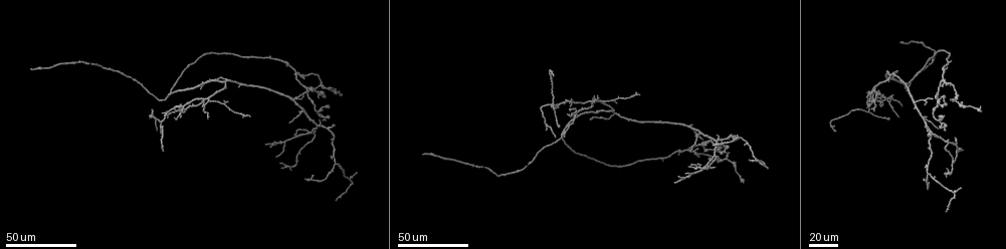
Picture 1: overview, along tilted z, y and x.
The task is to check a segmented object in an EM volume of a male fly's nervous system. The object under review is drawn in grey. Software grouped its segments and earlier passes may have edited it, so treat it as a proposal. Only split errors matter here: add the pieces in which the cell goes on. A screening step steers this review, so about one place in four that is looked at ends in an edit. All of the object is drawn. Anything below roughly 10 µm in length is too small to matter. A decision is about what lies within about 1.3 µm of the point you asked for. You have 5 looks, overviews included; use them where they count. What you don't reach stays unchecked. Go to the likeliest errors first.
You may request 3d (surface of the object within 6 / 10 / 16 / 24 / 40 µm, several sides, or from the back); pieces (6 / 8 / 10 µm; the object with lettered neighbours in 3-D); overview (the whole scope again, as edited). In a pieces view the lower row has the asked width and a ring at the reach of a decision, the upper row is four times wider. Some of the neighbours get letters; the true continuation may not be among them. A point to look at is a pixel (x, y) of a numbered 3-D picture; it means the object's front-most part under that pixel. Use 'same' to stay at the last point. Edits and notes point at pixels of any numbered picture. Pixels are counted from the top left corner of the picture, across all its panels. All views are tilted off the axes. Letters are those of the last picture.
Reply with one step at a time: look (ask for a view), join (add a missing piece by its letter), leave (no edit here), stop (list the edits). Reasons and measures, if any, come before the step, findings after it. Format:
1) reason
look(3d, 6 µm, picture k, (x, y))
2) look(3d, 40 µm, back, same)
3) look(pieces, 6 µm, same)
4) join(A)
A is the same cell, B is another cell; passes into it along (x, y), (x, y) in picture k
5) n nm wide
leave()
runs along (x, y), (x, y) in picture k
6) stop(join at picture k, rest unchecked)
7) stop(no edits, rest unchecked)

end of a long branch
look(3d, 40 µm, picture 1, (675, 182))

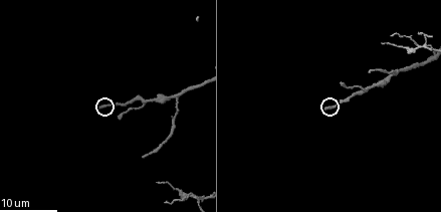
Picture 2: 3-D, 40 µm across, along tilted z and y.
look(pieces, 6 µm, picture 2, (101, 108))

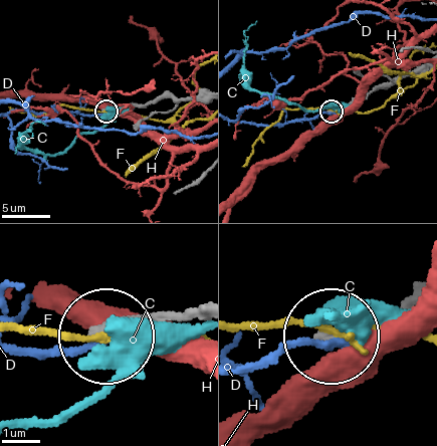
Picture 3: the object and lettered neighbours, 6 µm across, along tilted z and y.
leave()
C, D, F and H are other cells; no lettered piece goes on from it

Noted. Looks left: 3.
branch stops here
look(3d, 24 µm, picture 1, (866, 96))

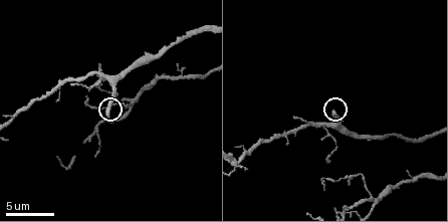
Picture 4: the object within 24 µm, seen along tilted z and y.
look(pieces, 6 µm, picture 4, (333, 113))

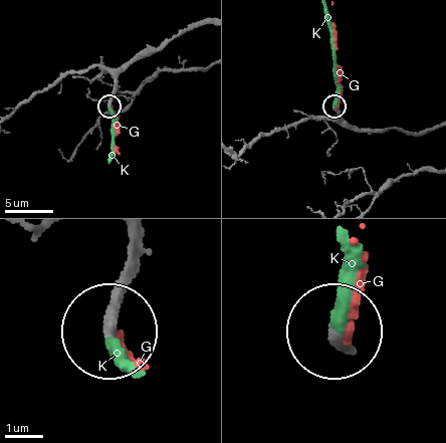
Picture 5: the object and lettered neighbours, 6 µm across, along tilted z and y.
320 nm wide
join(K)
K is the same cell, G is another cell; passes into it along (142, 237), (119, 298), (121, 364) in picture 5; it goes on there

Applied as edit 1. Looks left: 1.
stop(join at picture 5, rest unchecked)

